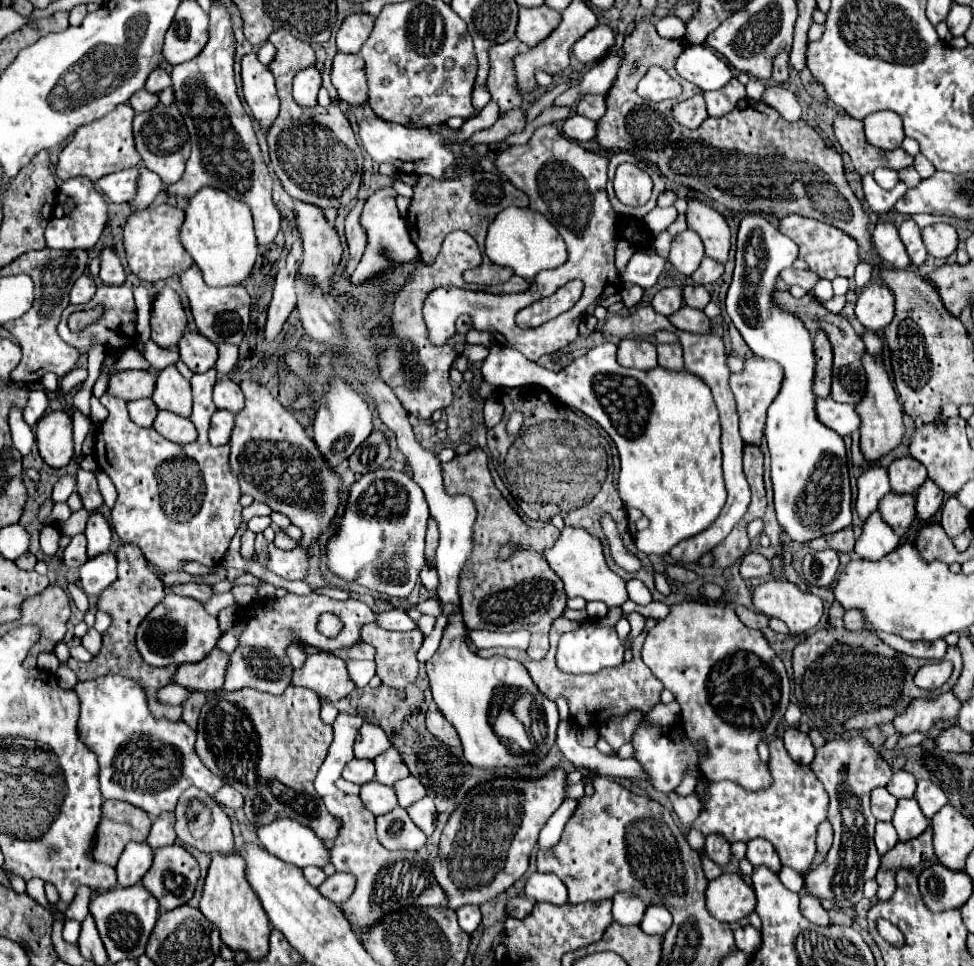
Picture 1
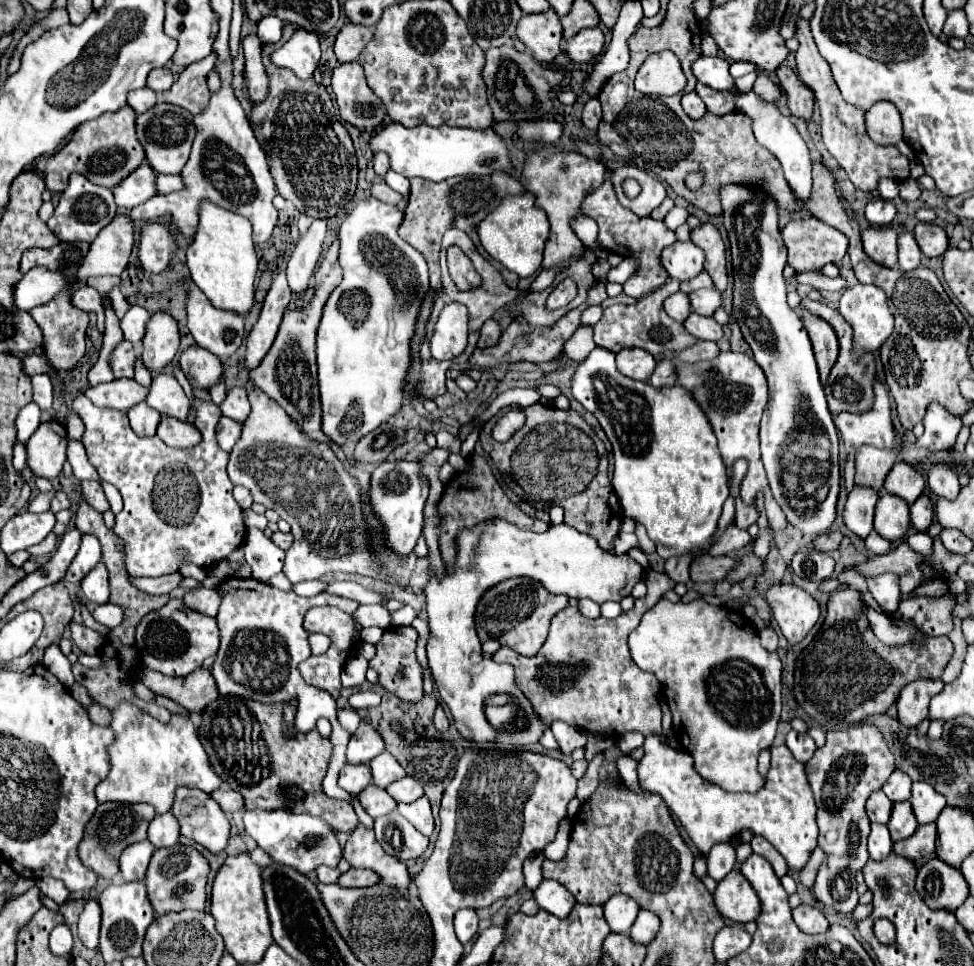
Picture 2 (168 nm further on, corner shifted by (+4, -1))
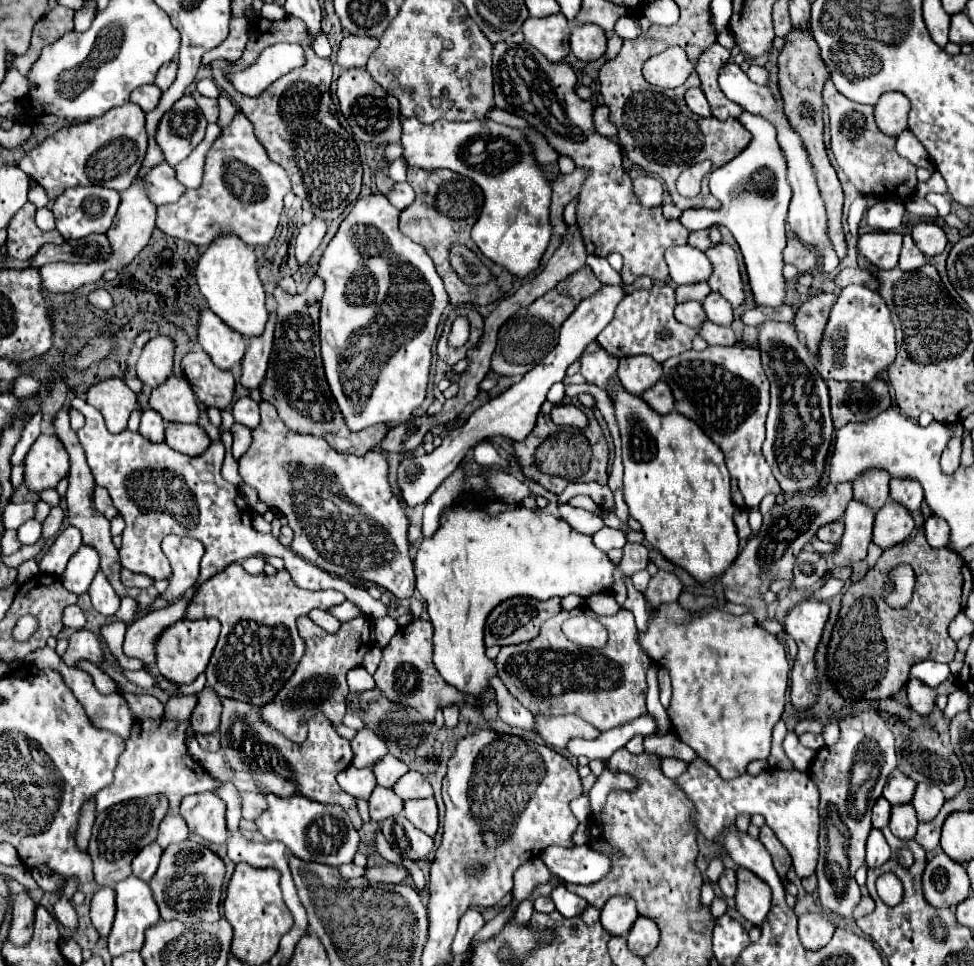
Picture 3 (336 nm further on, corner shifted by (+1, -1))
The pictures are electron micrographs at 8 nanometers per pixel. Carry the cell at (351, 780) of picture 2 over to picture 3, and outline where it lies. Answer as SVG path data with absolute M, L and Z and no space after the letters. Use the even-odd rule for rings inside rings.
M355 766L345 768L337 776L337 782L345 792L349 792L355 798L363 798L363 800L369 800L373 788L377 786L375 774L371 768L355 768Z

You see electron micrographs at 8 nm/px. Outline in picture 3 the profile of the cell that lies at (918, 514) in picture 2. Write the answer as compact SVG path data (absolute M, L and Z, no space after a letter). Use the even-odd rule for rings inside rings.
M929 516L925 520L925 534L931 548L945 548L949 544L949 524L939 516Z

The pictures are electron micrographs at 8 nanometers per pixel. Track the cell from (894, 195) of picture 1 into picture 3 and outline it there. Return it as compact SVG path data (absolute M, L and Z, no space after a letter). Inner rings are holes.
M879 200L867 212L867 224L873 230L897 230L901 226L901 218L905 214L905 206L891 200Z

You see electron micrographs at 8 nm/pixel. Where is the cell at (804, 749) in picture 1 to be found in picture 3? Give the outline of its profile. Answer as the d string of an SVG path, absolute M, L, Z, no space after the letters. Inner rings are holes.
M803 734L803 736L799 736L799 742L803 746L807 746L807 748L811 748L811 750L819 750L819 748L825 746L823 738L821 736L815 736L815 734Z

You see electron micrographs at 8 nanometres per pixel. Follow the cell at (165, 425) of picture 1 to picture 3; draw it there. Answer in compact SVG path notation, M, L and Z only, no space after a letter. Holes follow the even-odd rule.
M165 422L165 444L181 454L197 456L209 448L211 440L207 432L197 424Z

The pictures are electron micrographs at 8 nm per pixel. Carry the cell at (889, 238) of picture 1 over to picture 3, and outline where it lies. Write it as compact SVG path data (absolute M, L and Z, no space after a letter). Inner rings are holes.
M869 232L859 236L857 252L879 270L897 266L901 250L901 234L897 232Z

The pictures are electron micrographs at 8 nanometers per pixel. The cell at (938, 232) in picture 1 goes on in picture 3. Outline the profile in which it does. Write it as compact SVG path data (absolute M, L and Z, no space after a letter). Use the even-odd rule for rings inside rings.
M923 220L923 222L915 224L913 230L911 230L911 236L913 236L917 248L919 248L927 258L941 254L941 252L945 250L945 246L947 246L947 236L945 236L943 228L937 226L937 224L931 222L931 220Z

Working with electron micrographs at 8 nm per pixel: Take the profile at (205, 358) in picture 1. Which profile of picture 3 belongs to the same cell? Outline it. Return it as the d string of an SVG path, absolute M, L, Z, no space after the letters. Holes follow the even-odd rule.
M189 352L183 358L183 374L189 380L197 400L205 406L215 406L219 410L233 402L235 378L229 370L219 370L207 352Z

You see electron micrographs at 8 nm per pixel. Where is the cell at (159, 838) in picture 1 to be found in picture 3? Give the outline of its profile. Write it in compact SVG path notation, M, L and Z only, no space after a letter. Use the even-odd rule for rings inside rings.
M167 814L165 820L163 820L161 826L159 826L157 844L159 844L161 848L167 848L169 844L187 840L187 836L189 836L189 830L187 830L185 820L183 820L179 814Z

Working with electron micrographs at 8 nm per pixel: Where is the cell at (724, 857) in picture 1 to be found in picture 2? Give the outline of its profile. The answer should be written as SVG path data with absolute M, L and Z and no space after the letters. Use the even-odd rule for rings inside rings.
M726 842L726 844L716 844L712 846L712 852L708 852L708 876L712 876L716 882L720 882L736 862L736 850Z

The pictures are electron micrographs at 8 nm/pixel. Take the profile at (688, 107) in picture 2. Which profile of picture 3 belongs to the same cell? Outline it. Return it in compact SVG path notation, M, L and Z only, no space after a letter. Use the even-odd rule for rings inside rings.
M689 88L689 90L685 92L685 102L687 102L687 106L689 106L695 114L699 114L699 116L711 116L709 102L707 102L707 98L705 98L705 94L703 94L701 88Z

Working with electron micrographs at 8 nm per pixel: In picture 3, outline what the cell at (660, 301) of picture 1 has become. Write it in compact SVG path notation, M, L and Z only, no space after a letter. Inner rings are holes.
M683 302L683 304L677 304L675 306L675 318L681 324L687 324L687 326L691 326L695 330L701 328L701 324L707 320L701 302Z

